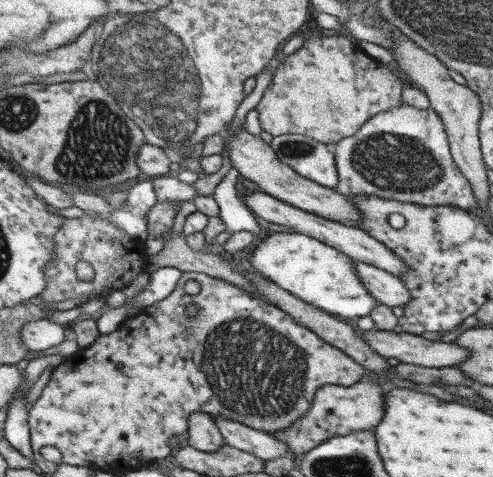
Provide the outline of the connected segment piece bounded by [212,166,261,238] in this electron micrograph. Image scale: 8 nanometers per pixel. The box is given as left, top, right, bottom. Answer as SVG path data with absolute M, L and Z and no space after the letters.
M234 166L230 167L225 176L216 185L213 192L215 202L220 206L220 218L225 230L230 232L249 231L257 238L261 226L256 214L246 205L243 198L237 194L237 180L240 172Z

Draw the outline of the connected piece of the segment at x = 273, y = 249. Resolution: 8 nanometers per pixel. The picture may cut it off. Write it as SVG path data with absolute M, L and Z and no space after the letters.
M272 233L252 250L250 263L259 273L291 291L299 300L328 314L343 318L367 316L378 304L354 272L355 261L339 249L301 233Z

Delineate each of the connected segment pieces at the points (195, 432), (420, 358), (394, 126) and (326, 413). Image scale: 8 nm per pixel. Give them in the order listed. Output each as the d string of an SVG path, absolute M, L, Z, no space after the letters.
M201 411L193 412L189 417L189 430L186 438L189 445L203 452L220 451L226 443L214 417Z
M359 329L359 332L355 332L358 337L370 348L373 352L376 352L379 356L383 358L396 358L401 363L405 364L414 364L415 366L423 366L425 368L441 368L441 366L455 366L455 364L459 364L461 362L461 358L465 358L465 354L469 354L469 352L465 352L463 348L459 348L459 346L455 346L455 344L447 344L442 341L429 341L425 338L419 336L415 336L409 334L405 331L401 333L395 333L392 330L379 330L379 329L369 329L366 331L362 331Z
M402 104L377 113L353 136L332 143L337 184L332 188L345 197L375 195L402 203L457 207L474 210L476 200L463 173L451 158L441 119L427 110Z
M361 380L349 386L321 385L316 388L315 398L312 399L312 406L308 408L307 414L301 415L291 427L272 432L270 435L281 442L286 442L294 457L307 453L329 438L367 430L381 420L383 397L387 389L389 389L387 385L370 380Z

